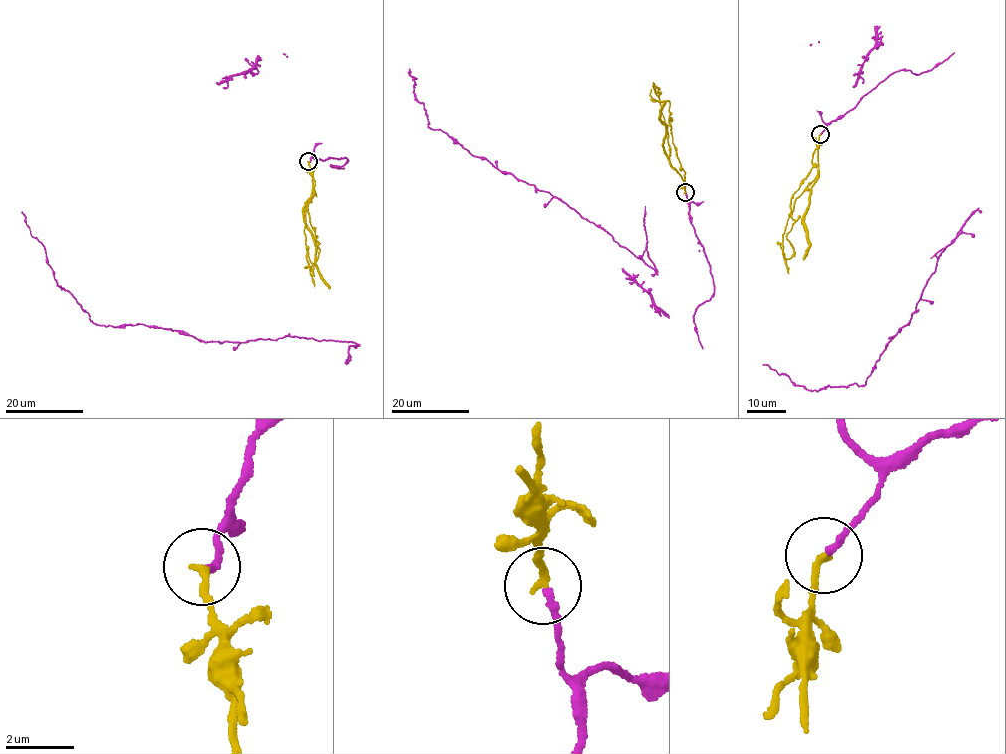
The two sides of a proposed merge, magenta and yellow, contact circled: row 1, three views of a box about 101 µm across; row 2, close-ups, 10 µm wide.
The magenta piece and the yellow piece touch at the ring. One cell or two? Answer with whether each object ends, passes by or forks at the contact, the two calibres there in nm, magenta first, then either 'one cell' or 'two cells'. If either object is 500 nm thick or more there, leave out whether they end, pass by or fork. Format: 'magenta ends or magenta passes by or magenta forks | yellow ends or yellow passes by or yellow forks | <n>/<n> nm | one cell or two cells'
magenta ends | yellow ends | 180/200 nm | two cells

